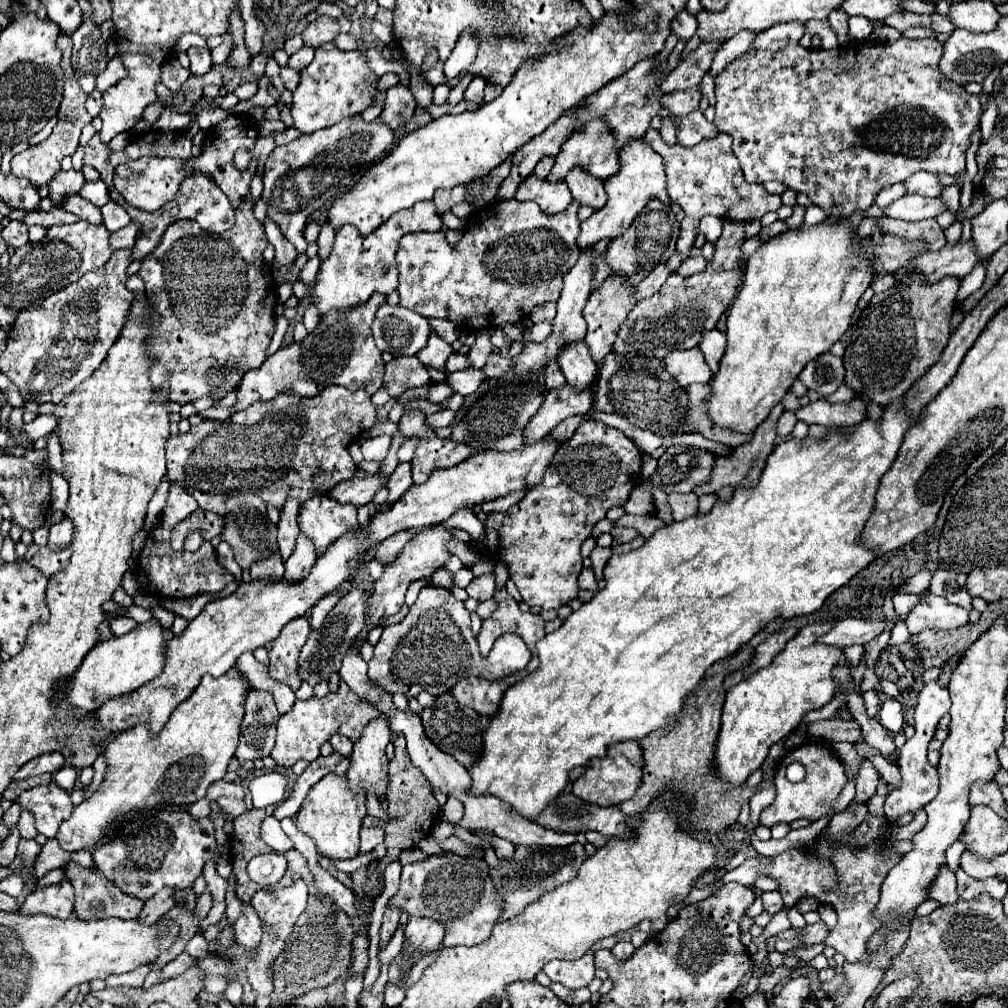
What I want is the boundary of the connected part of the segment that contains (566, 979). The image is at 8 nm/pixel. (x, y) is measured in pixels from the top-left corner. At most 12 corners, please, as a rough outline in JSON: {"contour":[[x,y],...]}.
{"contour":[[594,951],[576,961],[550,961],[544,973],[570,989],[594,979]]}

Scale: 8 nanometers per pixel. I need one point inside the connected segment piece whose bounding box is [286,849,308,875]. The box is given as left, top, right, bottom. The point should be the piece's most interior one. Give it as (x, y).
(295, 861)

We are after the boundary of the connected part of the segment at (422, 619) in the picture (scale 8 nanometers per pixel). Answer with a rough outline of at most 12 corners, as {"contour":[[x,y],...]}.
{"contour":[[428,585],[384,627],[372,681],[410,699],[508,677],[531,657],[512,633],[482,657],[470,613]]}

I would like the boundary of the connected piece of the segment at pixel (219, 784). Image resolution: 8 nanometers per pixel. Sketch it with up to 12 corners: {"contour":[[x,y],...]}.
{"contour":[[216,781],[208,787],[206,799],[214,803],[218,797],[244,799],[242,785]]}

